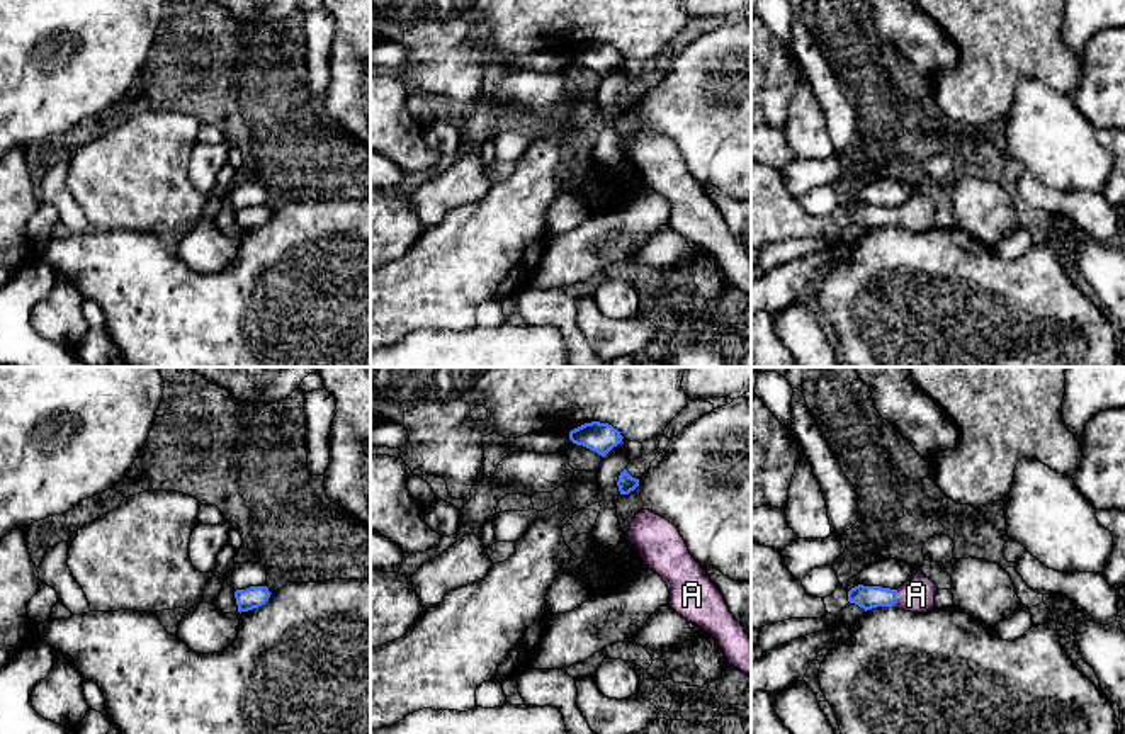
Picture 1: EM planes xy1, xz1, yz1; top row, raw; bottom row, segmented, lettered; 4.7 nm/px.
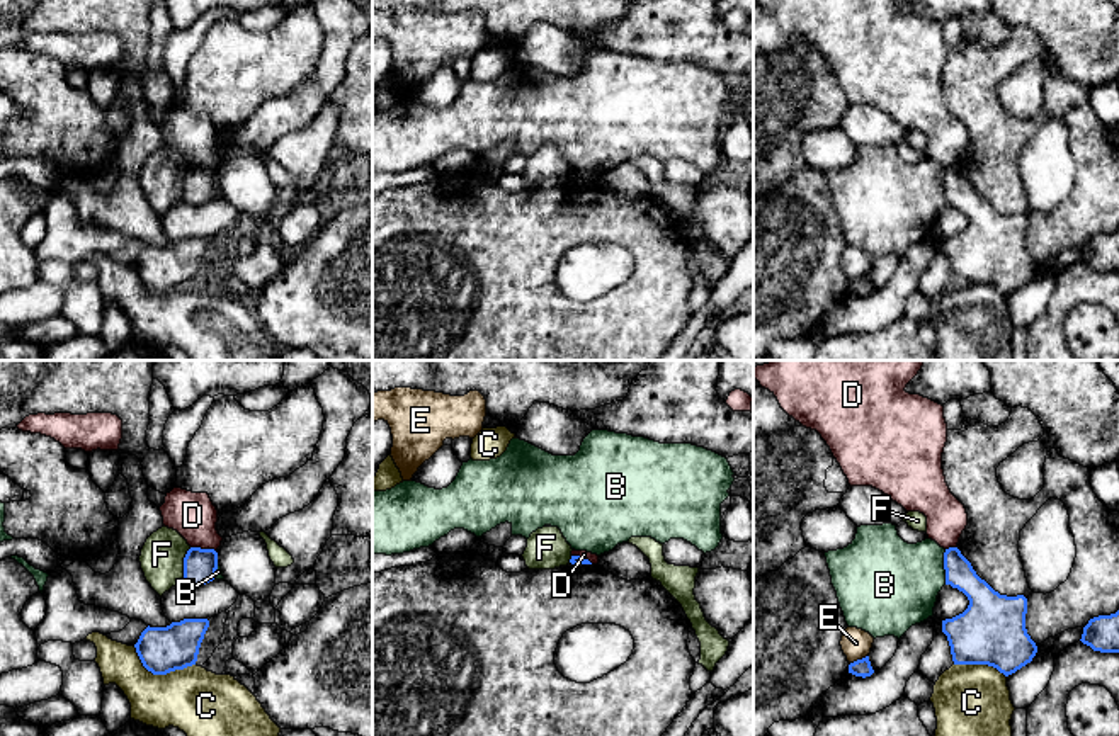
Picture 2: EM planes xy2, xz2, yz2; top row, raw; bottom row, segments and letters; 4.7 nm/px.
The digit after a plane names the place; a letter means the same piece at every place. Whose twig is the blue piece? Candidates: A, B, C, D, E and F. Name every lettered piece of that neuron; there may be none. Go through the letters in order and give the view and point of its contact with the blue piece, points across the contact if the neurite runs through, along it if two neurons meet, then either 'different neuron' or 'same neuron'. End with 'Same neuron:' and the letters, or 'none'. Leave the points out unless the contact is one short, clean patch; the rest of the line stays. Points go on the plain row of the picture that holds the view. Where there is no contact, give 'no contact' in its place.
A: meets blue in yz1 at (894, 218); runs through yz1 (865, 216), (894, 218), (916, 214); same neuron
B: meets blue in yz2 at (944, 186); different neuron
C: meets blue in xy2 at (160, 293); different neuron
D: meets blue in xy2 at (203, 169); border along xy2 (191, 165), (215, 170); different neuron
E: meets blue in yz2 at (857, 279); border along yz2 (866, 274), (851, 283); different neuron
F: meets blue in xy2 at (184, 184); border along xy2 (191, 167), (184, 177), (182, 199); different neuron
Same neuron: A

